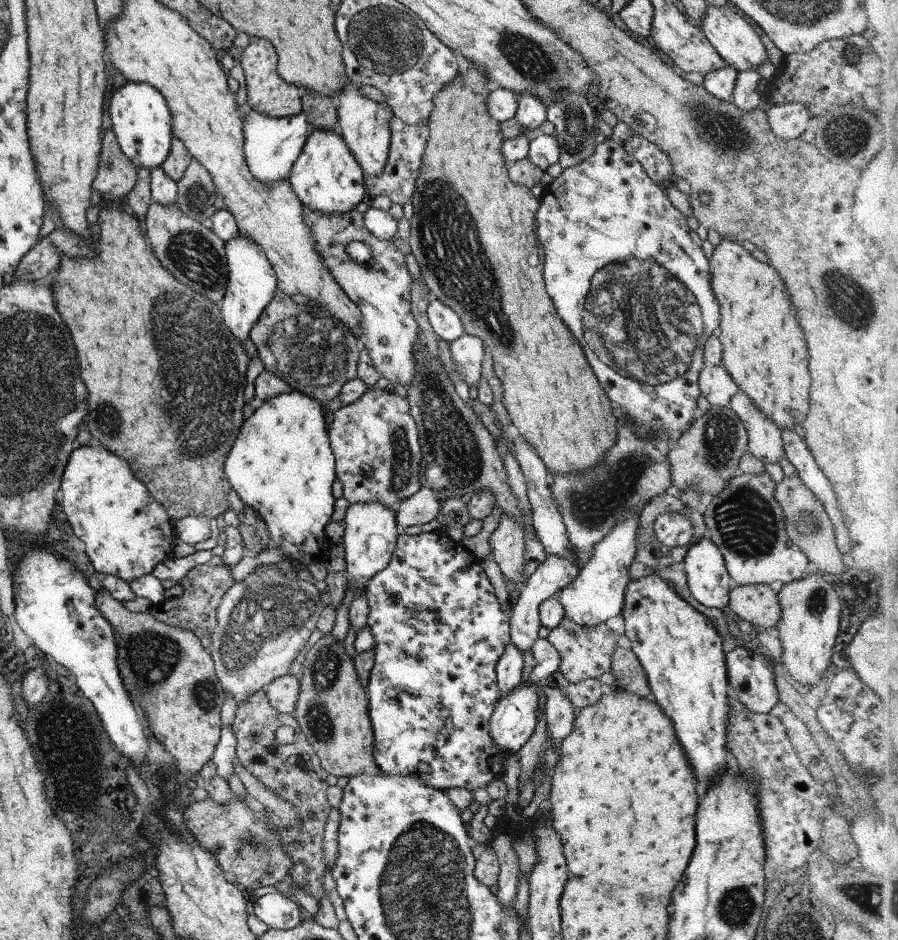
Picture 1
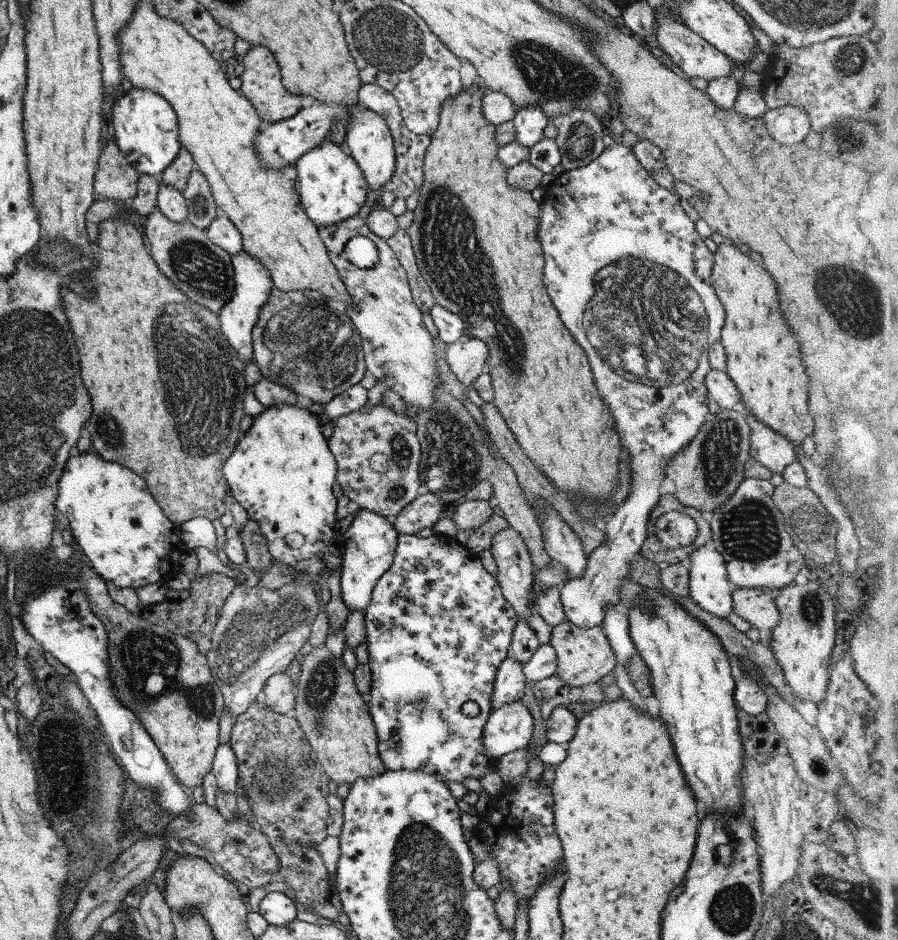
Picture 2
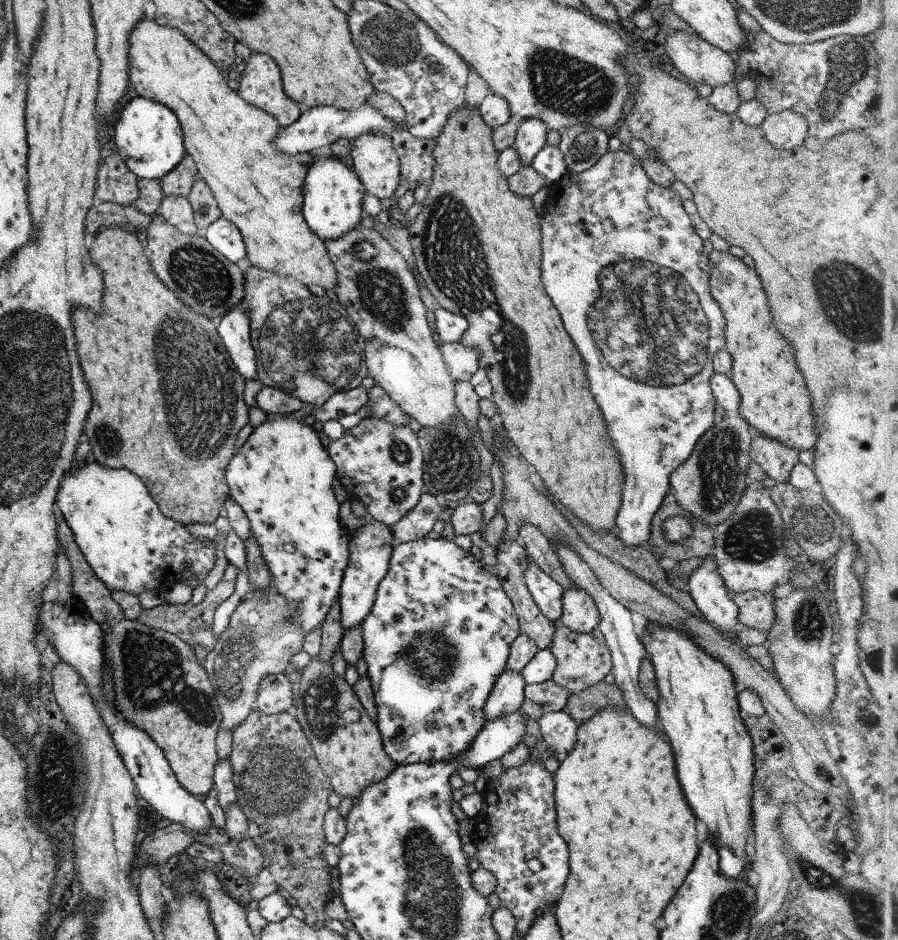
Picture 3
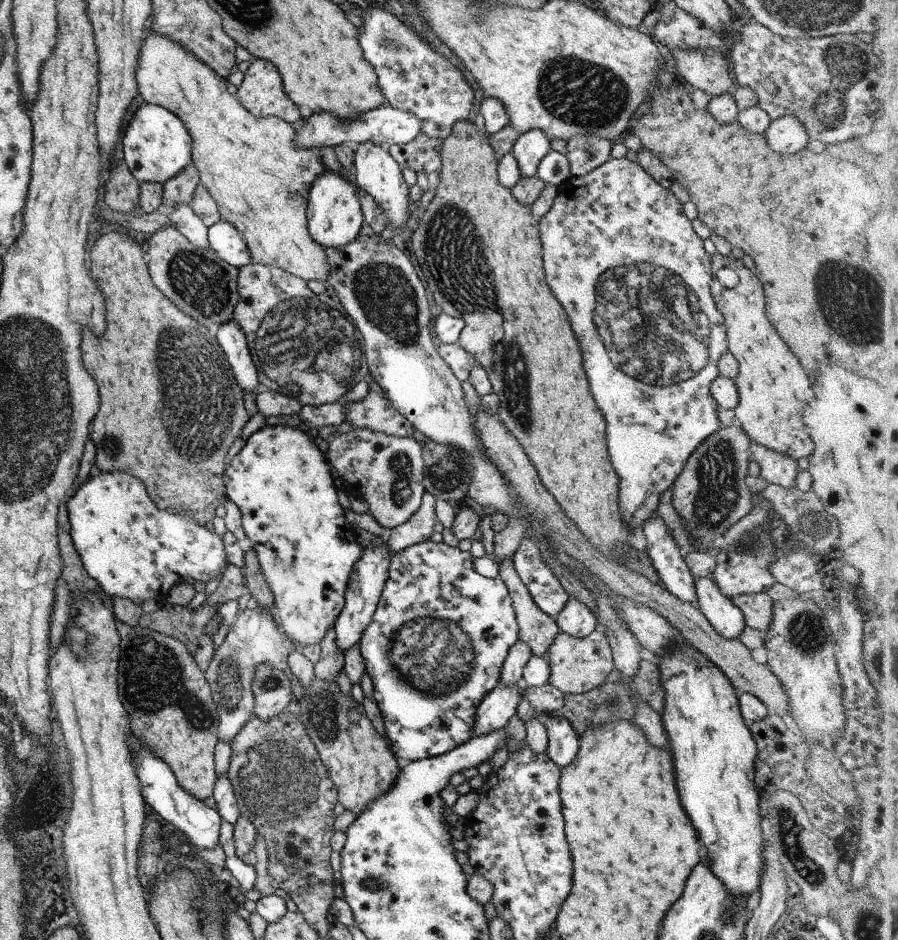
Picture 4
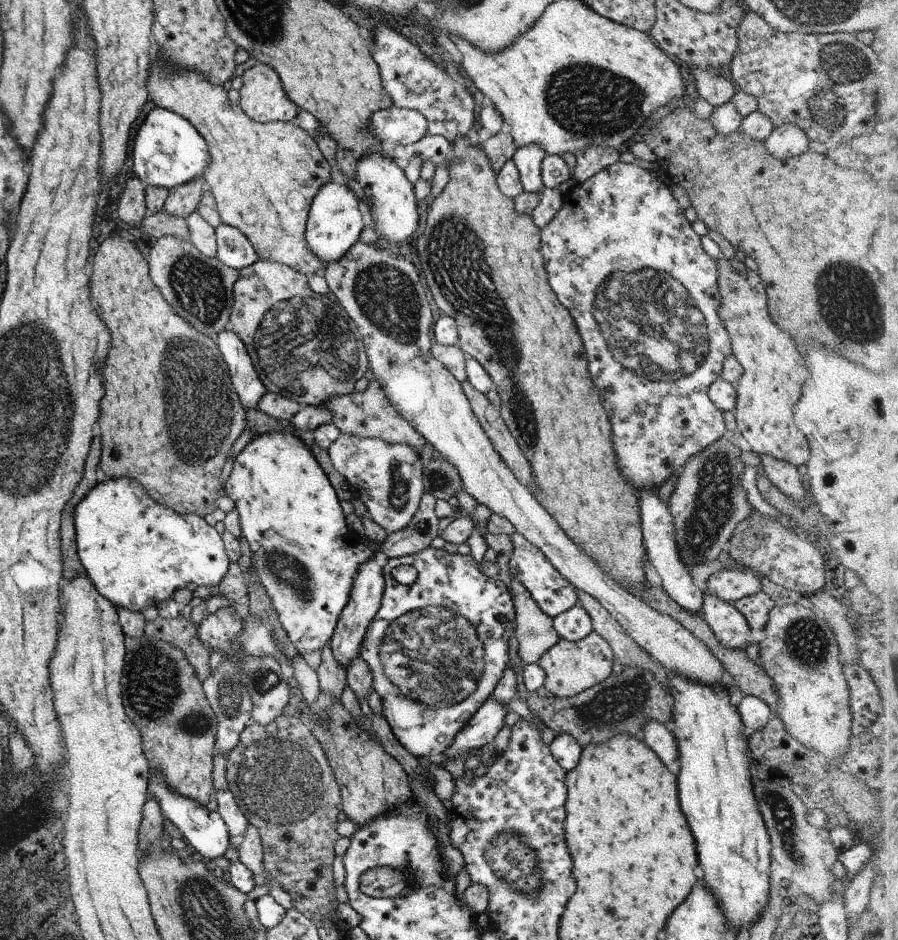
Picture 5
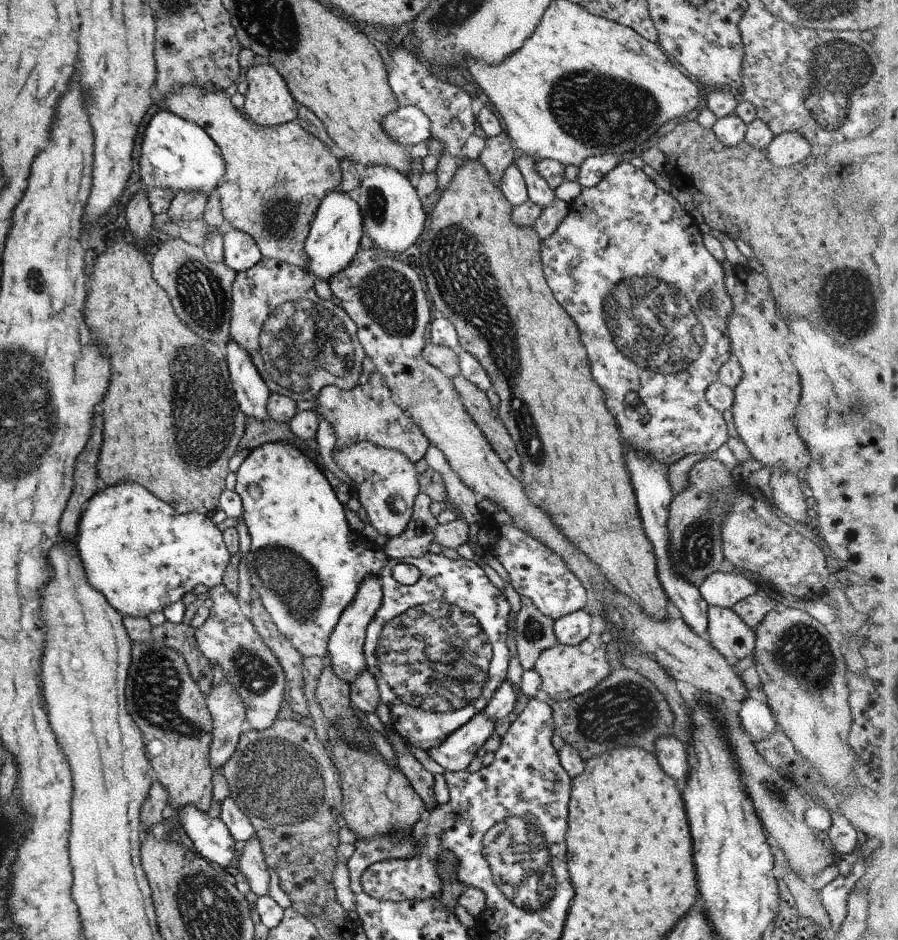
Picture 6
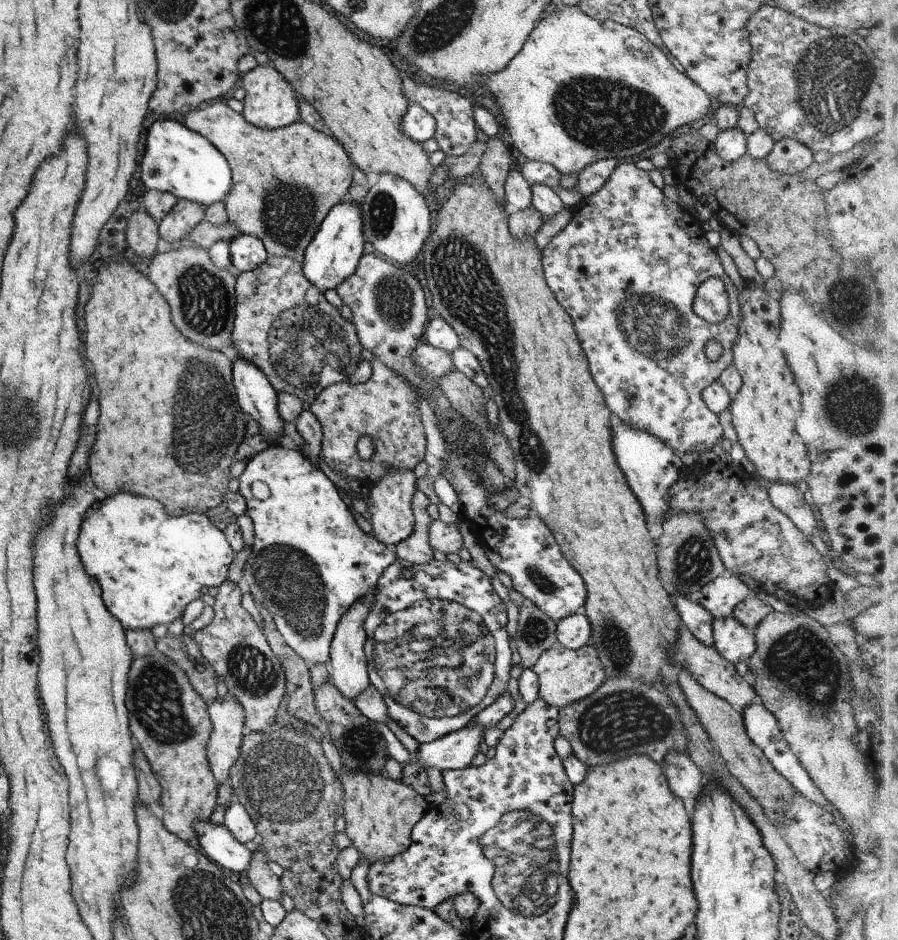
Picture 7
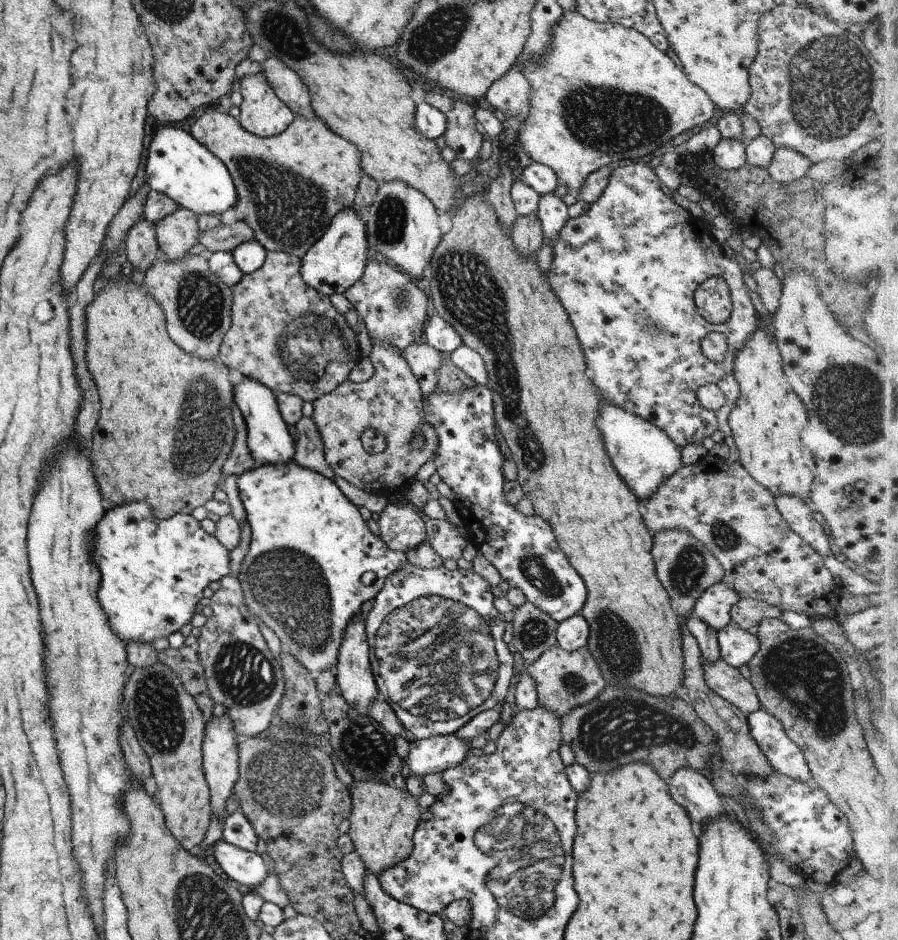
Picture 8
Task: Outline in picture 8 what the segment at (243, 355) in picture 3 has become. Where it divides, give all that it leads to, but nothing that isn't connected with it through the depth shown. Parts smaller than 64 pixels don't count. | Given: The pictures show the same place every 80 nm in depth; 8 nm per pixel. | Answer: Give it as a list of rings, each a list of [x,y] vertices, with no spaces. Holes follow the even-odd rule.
[[[242,377],[232,388],[232,400],[237,405],[247,427],[247,446],[257,465],[287,462],[294,455],[294,444],[287,433],[272,390],[251,377]]]

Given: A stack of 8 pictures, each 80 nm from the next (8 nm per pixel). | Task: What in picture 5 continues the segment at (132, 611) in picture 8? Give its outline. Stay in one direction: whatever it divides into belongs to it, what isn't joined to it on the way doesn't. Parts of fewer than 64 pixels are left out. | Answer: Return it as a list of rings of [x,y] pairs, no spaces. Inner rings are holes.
[[[117,477],[95,483],[83,496],[82,499],[74,506],[72,514],[72,525],[74,526],[74,541],[76,546],[76,555],[78,556],[81,566],[86,572],[85,576],[95,587],[95,590],[115,607],[125,607],[129,610],[139,611],[147,606],[156,606],[163,600],[171,599],[173,591],[183,588],[187,584],[211,585],[213,587],[223,578],[229,566],[229,560],[225,554],[224,544],[220,534],[217,533],[213,526],[206,524],[204,520],[196,514],[180,515],[174,510],[165,508],[157,504],[145,492],[145,489],[135,479],[127,477]]]

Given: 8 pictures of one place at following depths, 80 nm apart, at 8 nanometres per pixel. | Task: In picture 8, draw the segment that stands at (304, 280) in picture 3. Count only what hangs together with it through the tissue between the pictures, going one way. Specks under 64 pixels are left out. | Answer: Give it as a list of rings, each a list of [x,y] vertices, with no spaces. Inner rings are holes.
[[[206,108],[193,124],[190,126],[190,135],[195,138],[197,142],[200,142],[211,154],[214,154],[229,171],[231,175],[235,190],[236,199],[232,206],[233,214],[237,220],[244,222],[253,233],[255,239],[260,242],[260,245],[266,251],[273,251],[276,253],[287,253],[295,255],[300,260],[303,258],[307,248],[309,248],[318,238],[323,234],[323,231],[330,225],[330,220],[334,217],[335,213],[338,213],[341,209],[351,207],[353,194],[357,188],[357,182],[362,175],[360,167],[360,158],[358,150],[346,140],[343,140],[340,136],[333,134],[319,118],[315,121],[310,119],[294,116],[293,120],[281,131],[279,134],[270,137],[256,137],[251,135],[245,130],[235,118],[231,117],[228,113],[219,112],[216,108]]]

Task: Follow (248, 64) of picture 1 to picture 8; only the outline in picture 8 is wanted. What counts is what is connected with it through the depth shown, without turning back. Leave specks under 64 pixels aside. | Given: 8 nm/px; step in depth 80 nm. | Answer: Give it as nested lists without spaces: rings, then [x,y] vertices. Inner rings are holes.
[[[263,72],[242,76],[235,89],[241,94],[238,123],[251,135],[279,134],[294,118],[287,105],[274,93]]]

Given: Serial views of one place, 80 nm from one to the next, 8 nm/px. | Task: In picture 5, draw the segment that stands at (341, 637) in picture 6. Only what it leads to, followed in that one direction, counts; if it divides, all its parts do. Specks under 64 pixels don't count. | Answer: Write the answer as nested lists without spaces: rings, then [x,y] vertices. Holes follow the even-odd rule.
[[[374,556],[362,562],[357,569],[356,575],[353,577],[351,590],[348,594],[347,602],[339,613],[336,625],[334,626],[329,644],[333,658],[343,668],[349,664],[358,655],[359,647],[367,630],[367,626],[371,622],[373,616],[377,612],[380,605],[384,587],[384,578],[382,568],[375,562]]]

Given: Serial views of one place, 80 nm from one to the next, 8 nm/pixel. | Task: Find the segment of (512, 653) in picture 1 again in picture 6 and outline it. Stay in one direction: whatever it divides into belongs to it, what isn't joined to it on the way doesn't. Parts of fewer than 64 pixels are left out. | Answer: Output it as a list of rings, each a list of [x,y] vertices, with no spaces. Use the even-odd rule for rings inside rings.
[[[482,710],[475,713],[464,725],[449,734],[443,743],[429,750],[428,756],[445,771],[465,770],[477,749],[493,732],[493,722]]]

